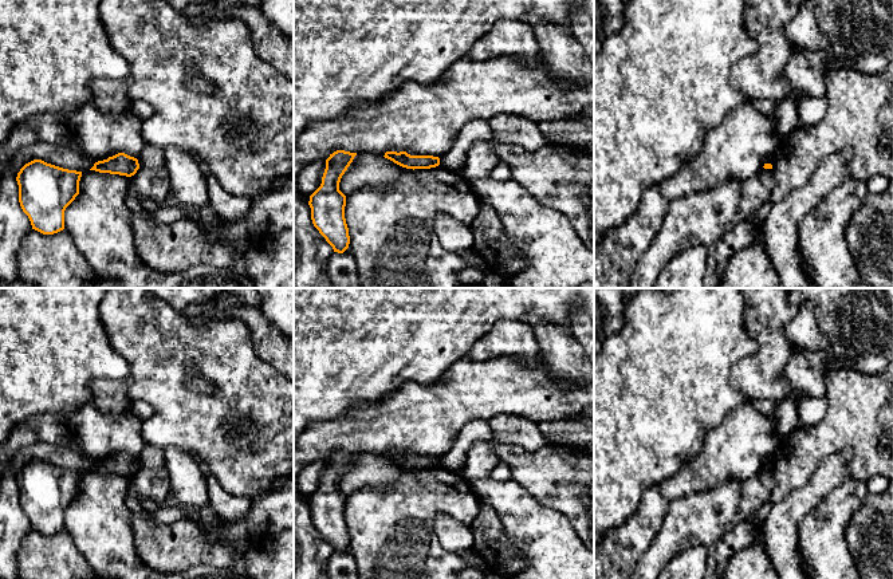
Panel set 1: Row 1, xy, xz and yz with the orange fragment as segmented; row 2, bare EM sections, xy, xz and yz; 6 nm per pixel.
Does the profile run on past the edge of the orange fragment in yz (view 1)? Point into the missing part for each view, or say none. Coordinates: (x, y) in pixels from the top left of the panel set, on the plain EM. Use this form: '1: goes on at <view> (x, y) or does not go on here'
1: does not go on here

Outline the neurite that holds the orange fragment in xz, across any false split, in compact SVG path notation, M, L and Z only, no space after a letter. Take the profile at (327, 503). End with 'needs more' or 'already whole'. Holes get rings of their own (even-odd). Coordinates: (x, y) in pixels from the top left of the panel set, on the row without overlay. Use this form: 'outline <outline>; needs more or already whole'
outline M345 450L330 454L322 484L308 501L314 527L338 554L343 554L350 544L345 519L346 496L339 491L339 482L355 456Z; already whole

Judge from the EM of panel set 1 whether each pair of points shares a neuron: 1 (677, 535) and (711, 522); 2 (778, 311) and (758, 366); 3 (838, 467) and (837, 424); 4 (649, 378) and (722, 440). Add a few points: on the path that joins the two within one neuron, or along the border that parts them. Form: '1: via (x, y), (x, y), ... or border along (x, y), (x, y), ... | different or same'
1: via (685, 527), (691, 522), (703, 522) | same
2: via (770, 325), (770, 353) | same
3: border along (853, 452), (846, 449), (829, 455), (814, 473) | different
4: border along (732, 409), (708, 432), (703, 448), (692, 457) | different

